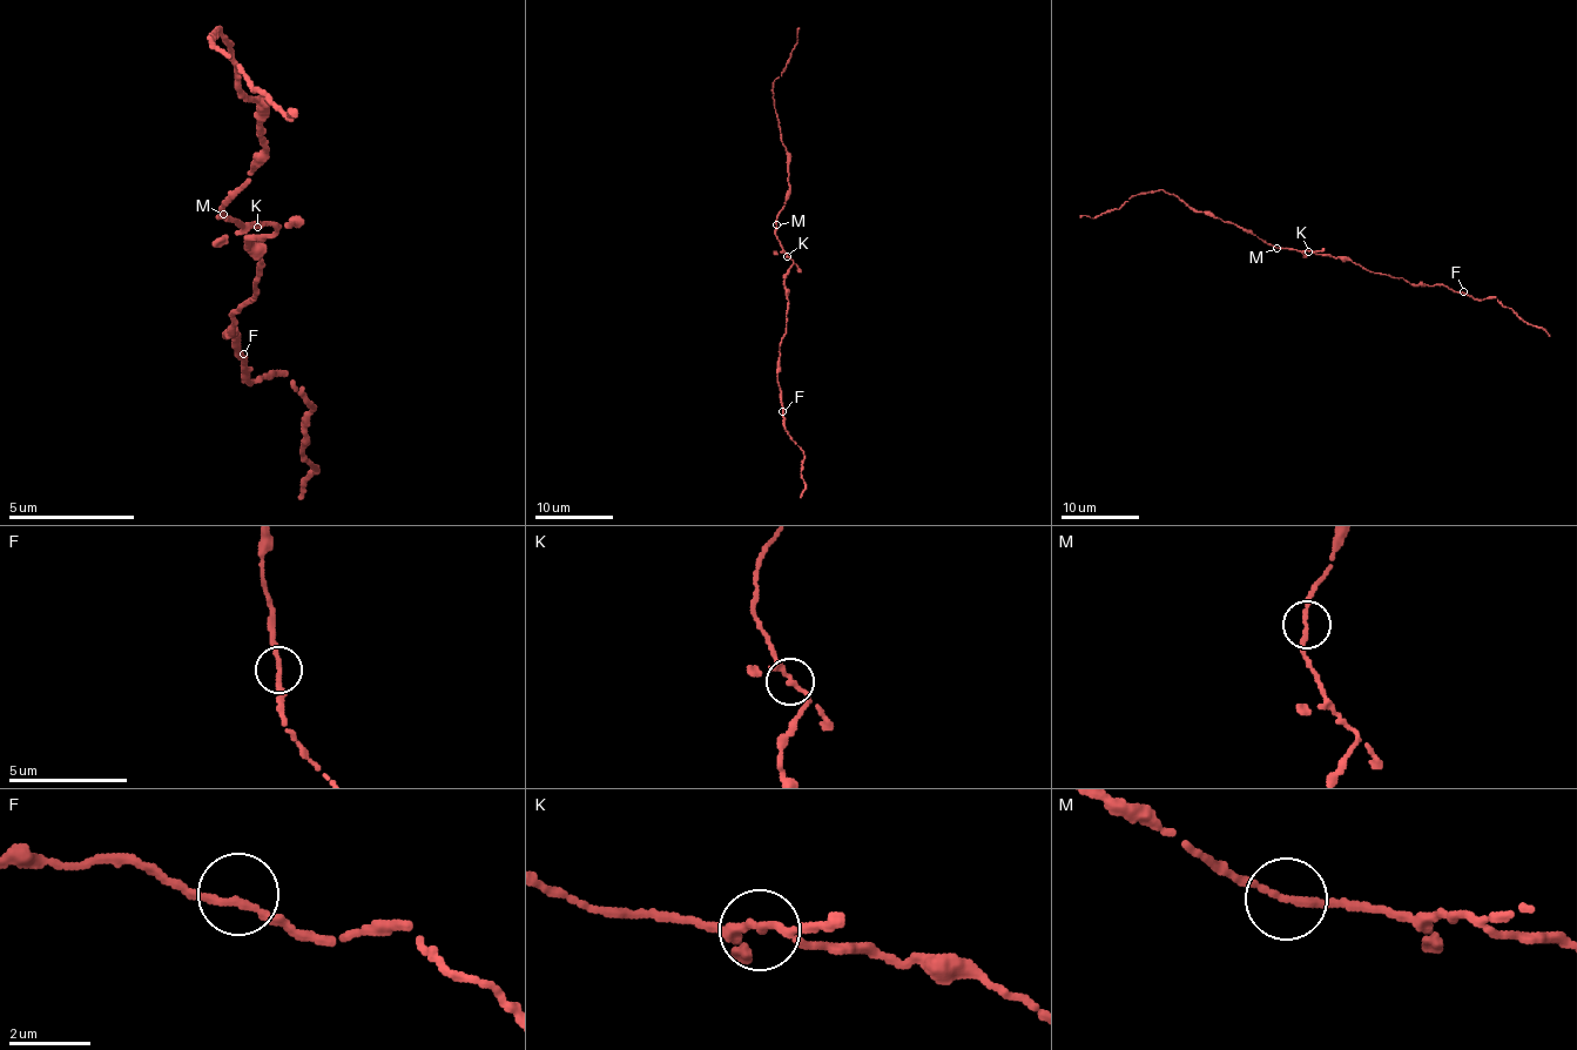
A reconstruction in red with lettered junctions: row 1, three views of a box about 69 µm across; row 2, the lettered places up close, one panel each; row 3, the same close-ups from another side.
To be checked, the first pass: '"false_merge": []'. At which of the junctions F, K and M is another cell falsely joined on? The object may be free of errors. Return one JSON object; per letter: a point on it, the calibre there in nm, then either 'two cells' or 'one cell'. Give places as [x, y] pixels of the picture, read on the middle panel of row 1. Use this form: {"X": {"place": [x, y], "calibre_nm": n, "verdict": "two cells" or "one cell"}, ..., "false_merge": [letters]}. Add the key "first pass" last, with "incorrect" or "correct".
{"F": {"place": [782, 411], "calibre_nm": 200, "verdict": "one cell"}, "K": {"place": [787, 256], "calibre_nm": 200, "verdict": "one cell"}, "M": {"place": [776, 224], "calibre_nm": 200, "verdict": "two cells"}, "false_merge": ["M"], "first pass": "incorrect"}

